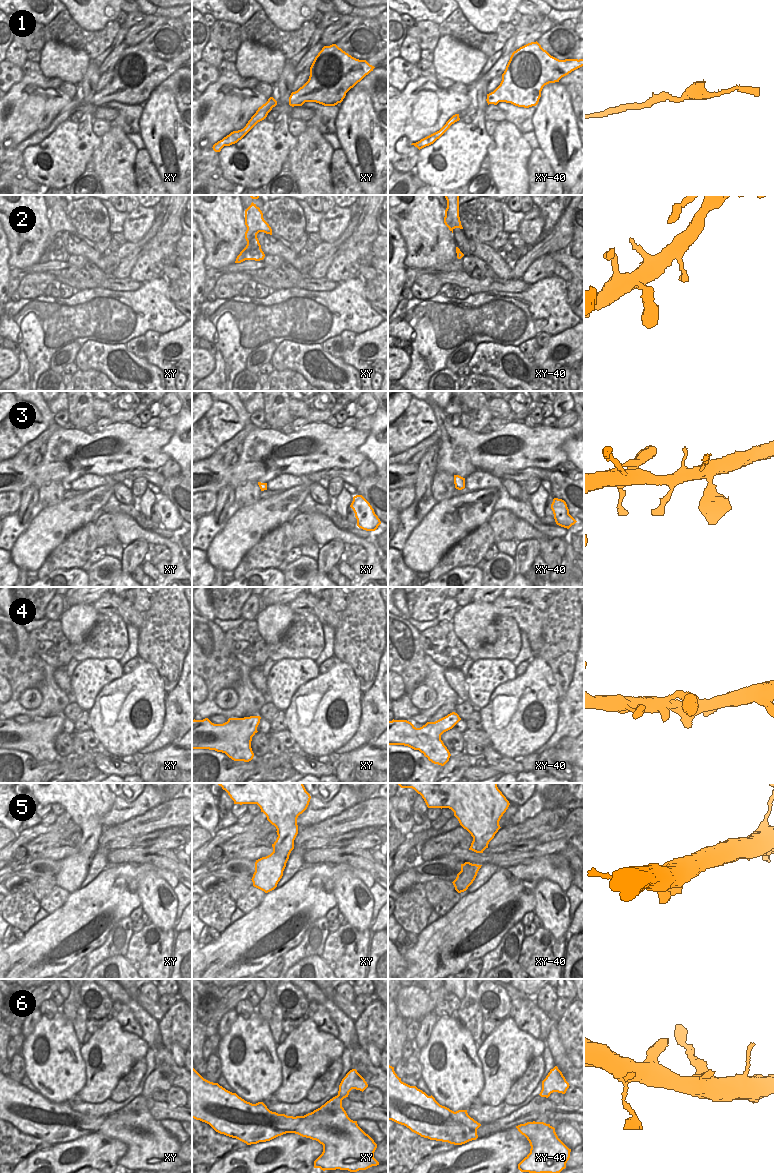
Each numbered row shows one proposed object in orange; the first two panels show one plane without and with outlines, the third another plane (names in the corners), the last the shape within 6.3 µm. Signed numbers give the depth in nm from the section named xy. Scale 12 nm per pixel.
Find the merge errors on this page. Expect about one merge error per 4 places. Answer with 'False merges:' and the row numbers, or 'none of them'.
False merges: none of them.

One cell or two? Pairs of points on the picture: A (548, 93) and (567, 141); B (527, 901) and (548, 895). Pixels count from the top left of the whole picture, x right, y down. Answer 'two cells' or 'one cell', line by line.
A: one cell
B: two cells

